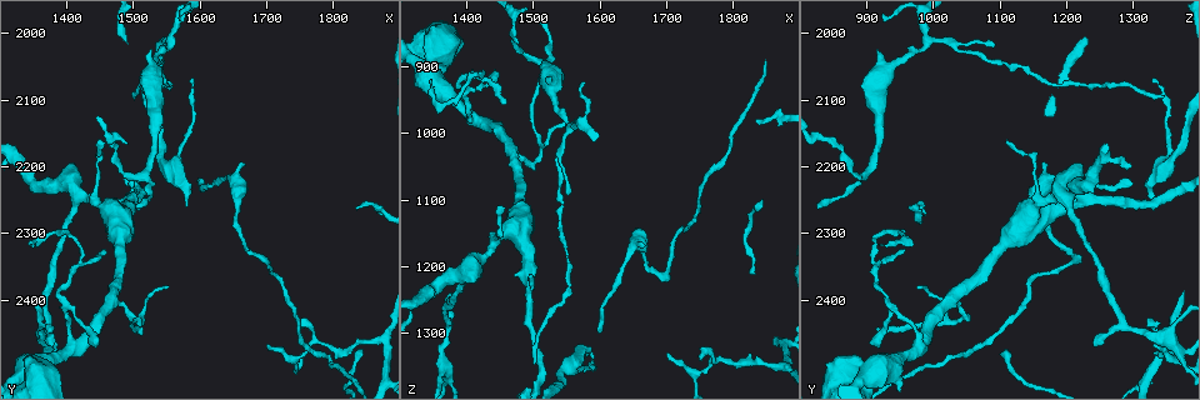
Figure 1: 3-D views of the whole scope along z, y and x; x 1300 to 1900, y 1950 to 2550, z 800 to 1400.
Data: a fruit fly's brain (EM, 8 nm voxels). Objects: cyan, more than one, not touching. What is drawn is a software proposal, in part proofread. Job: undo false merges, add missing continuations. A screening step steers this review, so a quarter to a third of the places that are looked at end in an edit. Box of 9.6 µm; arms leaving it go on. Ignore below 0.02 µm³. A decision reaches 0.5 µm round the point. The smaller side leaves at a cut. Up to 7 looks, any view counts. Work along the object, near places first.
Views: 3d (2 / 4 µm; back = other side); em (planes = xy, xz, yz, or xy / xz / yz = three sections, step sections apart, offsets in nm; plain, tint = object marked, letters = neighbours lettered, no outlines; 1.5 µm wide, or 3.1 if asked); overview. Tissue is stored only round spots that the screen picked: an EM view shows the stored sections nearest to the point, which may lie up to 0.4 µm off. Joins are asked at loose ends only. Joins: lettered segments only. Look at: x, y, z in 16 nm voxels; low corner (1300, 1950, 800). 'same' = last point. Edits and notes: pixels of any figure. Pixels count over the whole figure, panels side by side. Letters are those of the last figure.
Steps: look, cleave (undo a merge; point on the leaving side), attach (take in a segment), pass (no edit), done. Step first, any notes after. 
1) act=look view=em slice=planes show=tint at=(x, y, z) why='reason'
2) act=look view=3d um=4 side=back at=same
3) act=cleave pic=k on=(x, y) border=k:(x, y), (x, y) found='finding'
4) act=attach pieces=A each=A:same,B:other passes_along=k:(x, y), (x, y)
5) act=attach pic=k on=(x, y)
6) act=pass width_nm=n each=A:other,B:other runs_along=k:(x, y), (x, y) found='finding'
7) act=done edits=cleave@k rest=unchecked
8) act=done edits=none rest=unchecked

act=look view=3d um=4 side=back at=(1590, 2065, 1330) why='branch stops here'

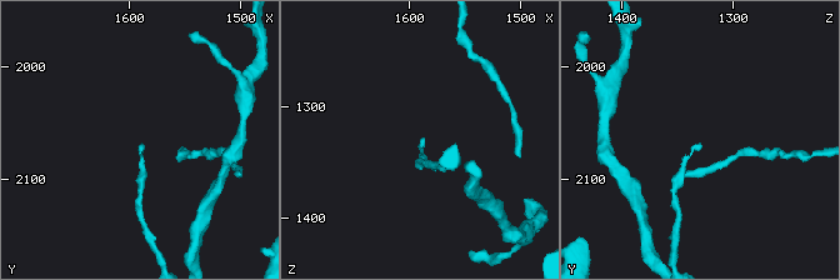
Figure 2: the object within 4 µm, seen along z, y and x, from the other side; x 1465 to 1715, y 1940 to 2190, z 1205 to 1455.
act=look view=em slice=planes show=letters at=(1588, 2068, 1328) why='now the EM'

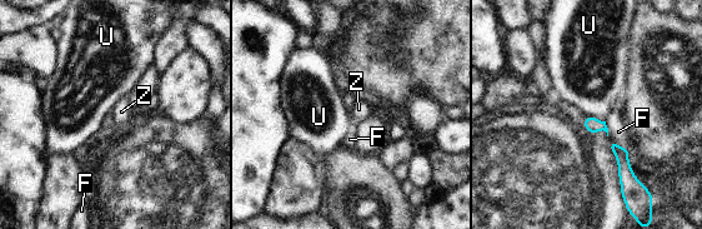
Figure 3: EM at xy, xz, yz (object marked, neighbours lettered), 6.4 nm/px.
act=pass each=F:other,U:other,Z:other border=3:(582, 119), (596, 117), (605, 122) found='no lettered segment goes on from it'

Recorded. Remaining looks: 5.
act=look view=3d um=2 at=(1400, 2410, 935)

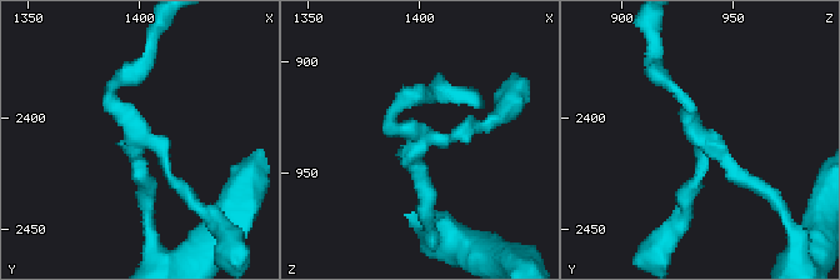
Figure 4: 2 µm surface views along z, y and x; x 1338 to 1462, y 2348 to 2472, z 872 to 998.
act=look view=em slice=planes show=plain at=(1401, 2410, 938) why='need the tissue'

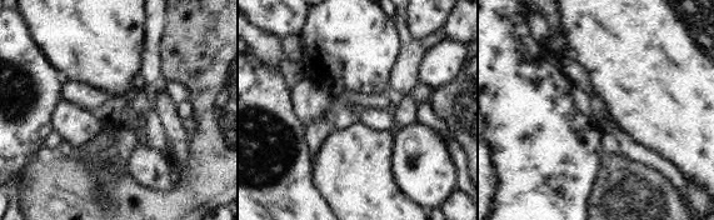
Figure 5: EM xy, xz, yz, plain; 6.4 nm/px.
act=look view=em slice=planes show=letters at=same

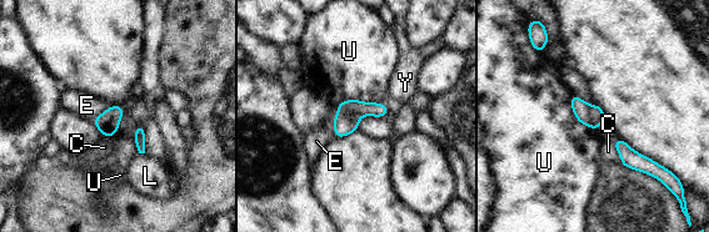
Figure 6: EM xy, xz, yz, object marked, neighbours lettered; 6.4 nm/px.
act=cleave pic=6 on=(348, 106) each=C:other,E:other,L:other,U:other,Y:other part_leaving=6:(340, 107), (384, 110) found='a second cell is stuck on'

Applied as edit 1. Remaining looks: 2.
act=done edits=cleave@6 rest=unchecked

